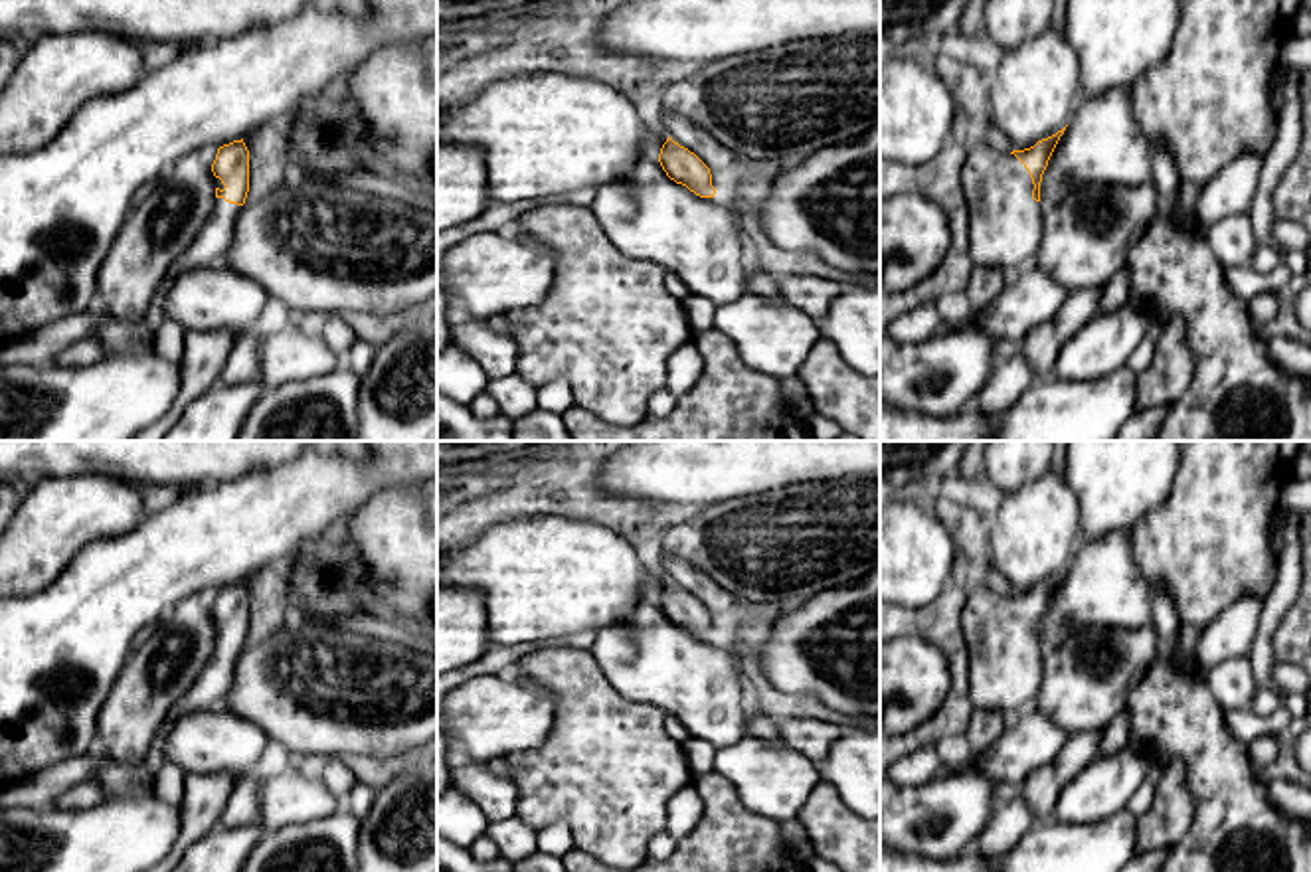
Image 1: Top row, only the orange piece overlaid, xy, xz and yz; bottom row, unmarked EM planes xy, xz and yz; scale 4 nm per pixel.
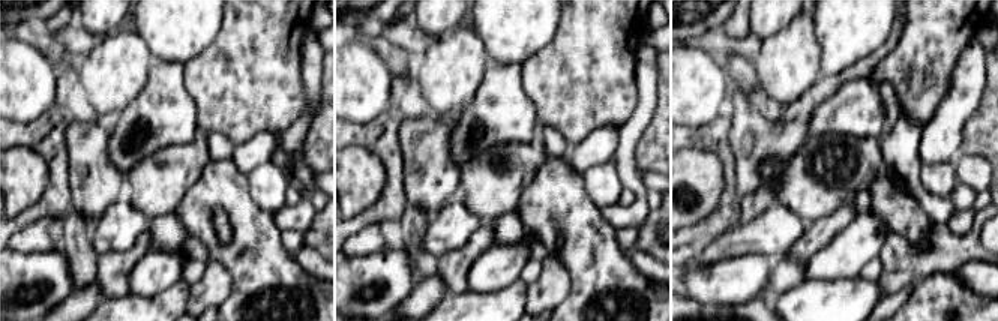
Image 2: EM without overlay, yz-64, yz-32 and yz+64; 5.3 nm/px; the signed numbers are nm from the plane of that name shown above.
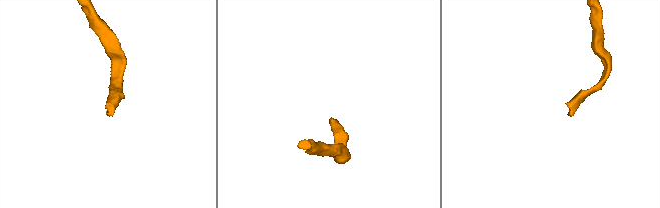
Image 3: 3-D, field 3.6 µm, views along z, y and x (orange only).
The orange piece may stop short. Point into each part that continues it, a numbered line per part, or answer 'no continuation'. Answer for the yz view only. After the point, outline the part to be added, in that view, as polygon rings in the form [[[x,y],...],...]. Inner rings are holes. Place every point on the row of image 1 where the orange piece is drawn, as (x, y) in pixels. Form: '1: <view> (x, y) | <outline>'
1: yz (1005, 222) | [[[977,144],[967,148],[961,184],[969,216],[967,239],[975,265],[997,267],[1006,279],[1032,263],[1042,237],[1044,210],[1032,198],[1034,184],[1024,164],[1010,152]]]

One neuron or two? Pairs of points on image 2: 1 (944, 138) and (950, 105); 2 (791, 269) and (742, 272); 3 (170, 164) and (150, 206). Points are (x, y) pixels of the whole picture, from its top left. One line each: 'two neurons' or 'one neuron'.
1: one neuron
2: two neurons
3: one neuron

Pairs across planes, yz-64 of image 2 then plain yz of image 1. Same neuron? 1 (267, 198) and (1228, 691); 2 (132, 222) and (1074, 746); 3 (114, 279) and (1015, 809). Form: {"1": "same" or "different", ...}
{"1": "same", "2": "different", "3": "different"}

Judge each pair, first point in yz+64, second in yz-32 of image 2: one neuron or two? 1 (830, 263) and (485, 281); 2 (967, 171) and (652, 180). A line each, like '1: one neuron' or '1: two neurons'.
1: one neuron
2: one neuron

